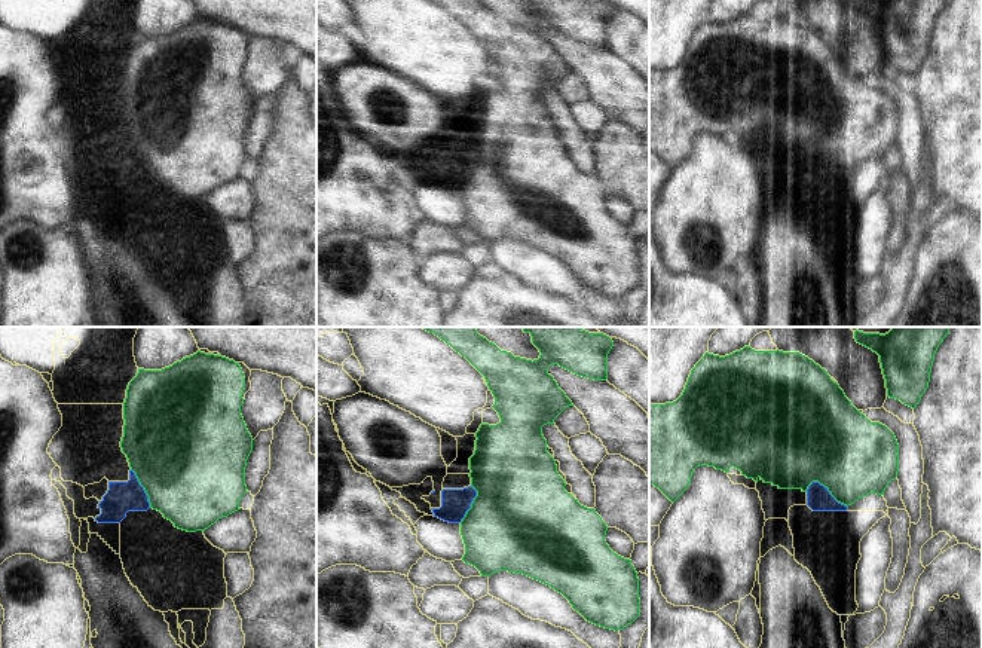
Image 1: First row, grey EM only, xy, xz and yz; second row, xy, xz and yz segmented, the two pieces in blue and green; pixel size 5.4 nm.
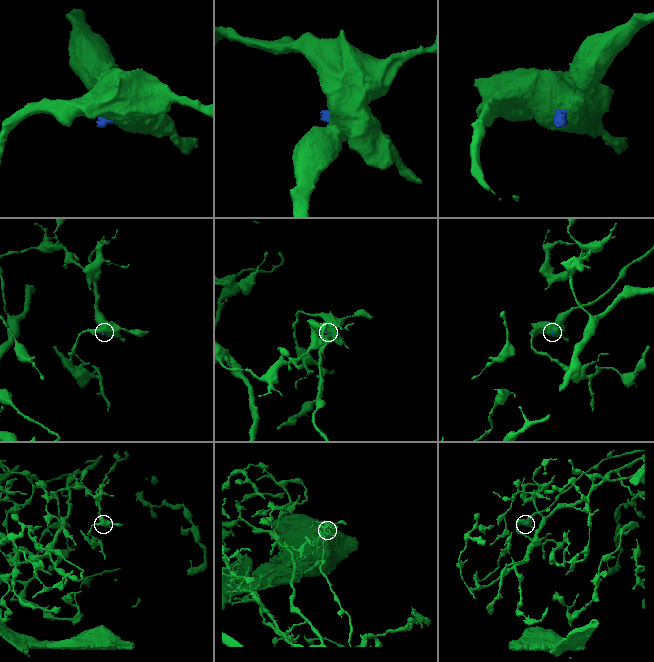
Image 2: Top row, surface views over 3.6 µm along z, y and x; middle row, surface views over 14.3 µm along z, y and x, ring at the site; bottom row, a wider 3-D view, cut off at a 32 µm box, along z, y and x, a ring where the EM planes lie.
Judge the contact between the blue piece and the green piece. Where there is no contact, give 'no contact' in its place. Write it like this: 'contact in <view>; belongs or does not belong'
contact in yz; belongs

